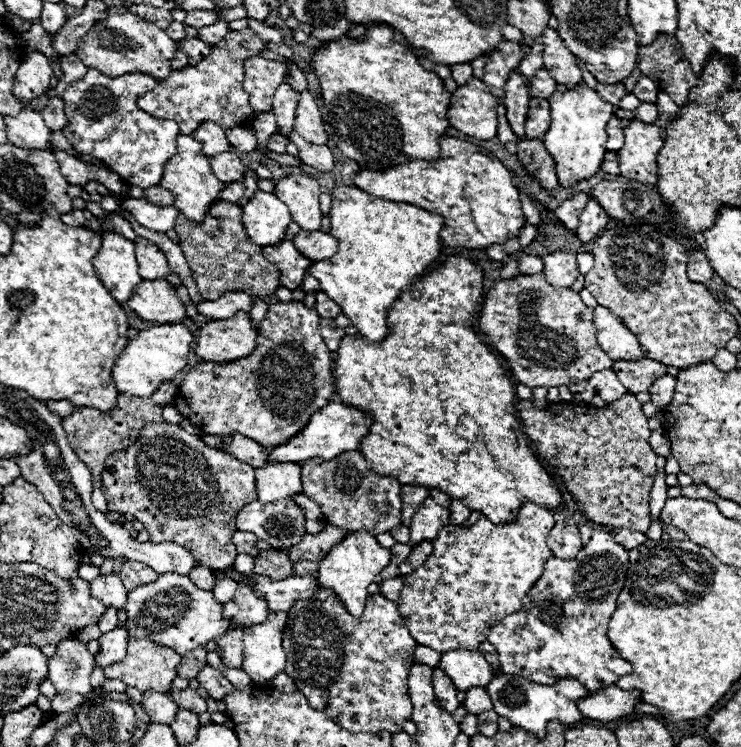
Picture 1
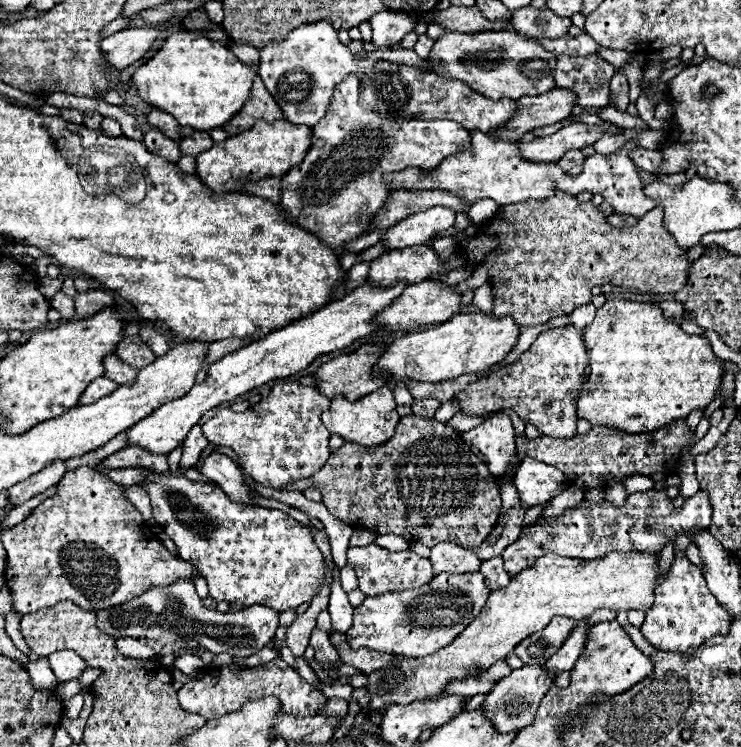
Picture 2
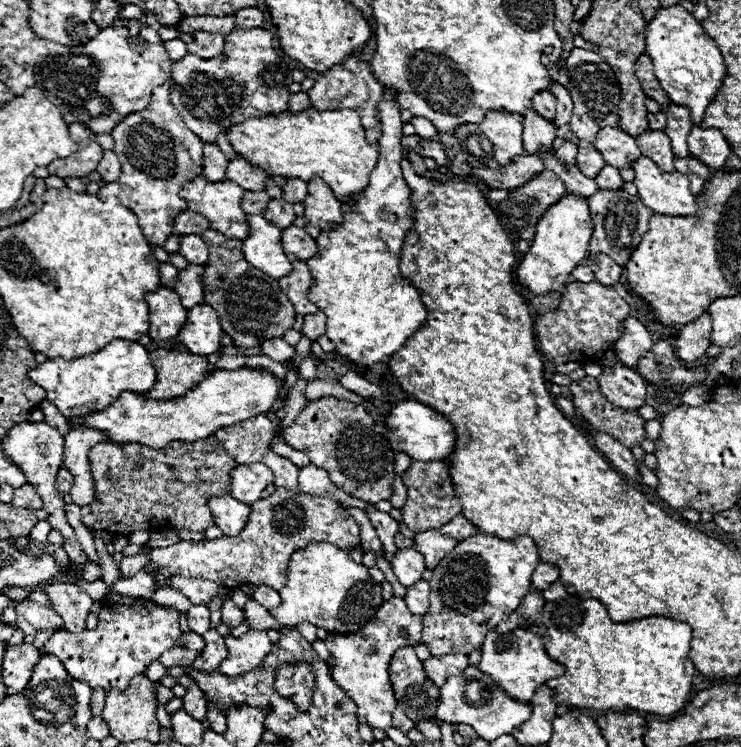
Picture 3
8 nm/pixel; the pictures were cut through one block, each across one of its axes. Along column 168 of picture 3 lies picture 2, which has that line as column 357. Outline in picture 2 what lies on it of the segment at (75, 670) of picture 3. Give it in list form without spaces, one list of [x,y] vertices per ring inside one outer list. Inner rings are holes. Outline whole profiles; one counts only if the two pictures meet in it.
[[[480,572],[434,576],[430,592],[426,586],[402,592],[384,592],[378,596],[366,596],[354,610],[354,624],[346,632],[352,648],[370,648],[388,654],[400,654],[408,658],[424,658],[440,648],[452,644],[452,640],[476,618],[492,592],[486,586]]]

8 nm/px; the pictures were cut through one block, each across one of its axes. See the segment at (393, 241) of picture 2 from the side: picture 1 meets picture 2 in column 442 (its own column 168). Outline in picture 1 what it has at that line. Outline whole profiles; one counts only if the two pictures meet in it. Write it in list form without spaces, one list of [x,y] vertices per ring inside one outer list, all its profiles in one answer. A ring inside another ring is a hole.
[[[126,198],[122,204],[134,216],[134,220],[144,228],[156,232],[168,232],[174,228],[174,220],[178,216],[178,210],[174,206],[160,208],[144,198]]]

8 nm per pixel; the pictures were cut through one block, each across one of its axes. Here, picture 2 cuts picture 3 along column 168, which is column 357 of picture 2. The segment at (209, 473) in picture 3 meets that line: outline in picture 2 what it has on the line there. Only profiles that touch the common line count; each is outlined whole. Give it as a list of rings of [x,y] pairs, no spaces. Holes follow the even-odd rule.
[[[408,414],[408,416],[402,416],[398,426],[396,426],[396,432],[394,436],[380,444],[380,446],[360,446],[356,442],[346,442],[340,450],[336,450],[334,454],[330,454],[328,462],[324,464],[324,468],[320,472],[316,472],[312,478],[306,478],[306,480],[300,480],[300,482],[294,482],[294,484],[288,484],[284,486],[284,490],[306,490],[308,486],[316,486],[320,488],[322,492],[322,500],[324,500],[324,506],[330,510],[332,516],[336,516],[340,522],[352,526],[352,528],[364,528],[364,530],[370,530],[378,536],[384,536],[384,534],[396,534],[396,536],[402,536],[404,540],[408,542],[422,542],[424,546],[432,548],[432,544],[438,544],[440,540],[448,540],[450,544],[460,544],[462,548],[468,548],[468,550],[474,550],[476,546],[480,546],[484,542],[484,538],[490,534],[490,530],[494,528],[494,524],[498,522],[498,516],[500,516],[500,488],[496,484],[496,476],[492,472],[488,472],[488,466],[478,458],[474,456],[474,452],[468,448],[468,444],[464,444],[462,436],[450,428],[448,424],[444,422],[434,422],[432,418],[420,418],[420,416],[414,416],[414,414]]]

